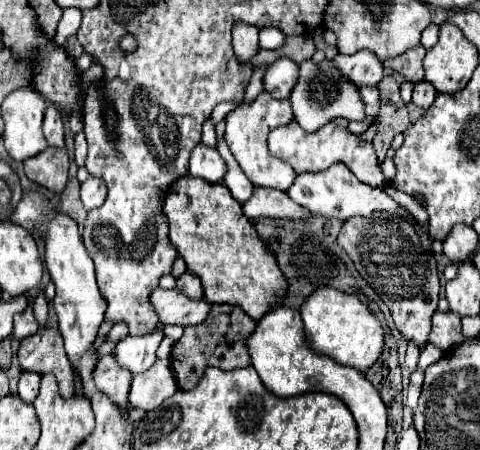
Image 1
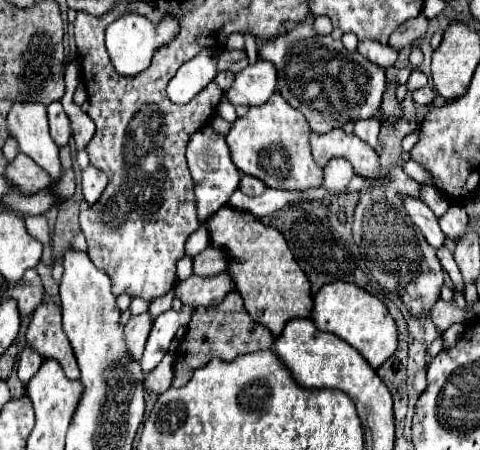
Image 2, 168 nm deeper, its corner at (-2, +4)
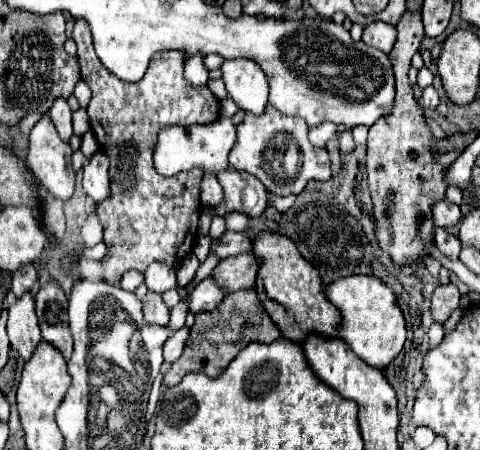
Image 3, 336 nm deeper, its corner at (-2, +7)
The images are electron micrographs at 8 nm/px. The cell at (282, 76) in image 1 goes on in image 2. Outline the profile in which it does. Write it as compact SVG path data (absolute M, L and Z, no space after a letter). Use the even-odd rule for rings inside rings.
M256 61L234 75L232 87L226 91L232 105L262 105L276 91L276 67L268 61Z

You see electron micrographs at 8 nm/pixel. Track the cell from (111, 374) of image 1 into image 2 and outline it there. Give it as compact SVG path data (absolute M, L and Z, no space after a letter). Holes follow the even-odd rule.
M150 313L134 315L126 323L124 335L126 335L126 343L128 343L128 349L130 349L130 353L132 353L134 359L140 359L142 357L142 351L144 351L146 339L150 335L150 325L152 323L154 323L154 317Z

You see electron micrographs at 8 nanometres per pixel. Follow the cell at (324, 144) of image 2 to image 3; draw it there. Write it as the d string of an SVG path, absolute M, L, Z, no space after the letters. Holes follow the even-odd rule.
M324 122L324 124L318 124L318 126L310 128L310 134L308 134L310 142L318 148L326 146L326 142L332 140L334 136L336 136L336 124L330 124L330 122Z

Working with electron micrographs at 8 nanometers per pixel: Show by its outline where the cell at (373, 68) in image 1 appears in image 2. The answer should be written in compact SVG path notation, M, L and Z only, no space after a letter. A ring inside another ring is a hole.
M362 41L358 45L358 51L370 59L372 63L380 65L382 69L386 67L394 67L396 59L398 59L398 49L390 47L390 45L382 45L382 43L374 43L374 41Z

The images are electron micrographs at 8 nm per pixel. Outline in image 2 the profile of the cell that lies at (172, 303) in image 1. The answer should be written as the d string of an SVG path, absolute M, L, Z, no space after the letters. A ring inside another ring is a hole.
M226 271L214 277L192 275L190 279L178 283L176 297L186 305L210 307L210 305L218 305L232 289L234 289L234 281Z

